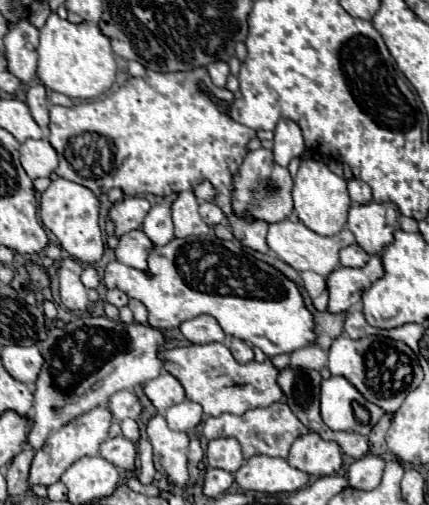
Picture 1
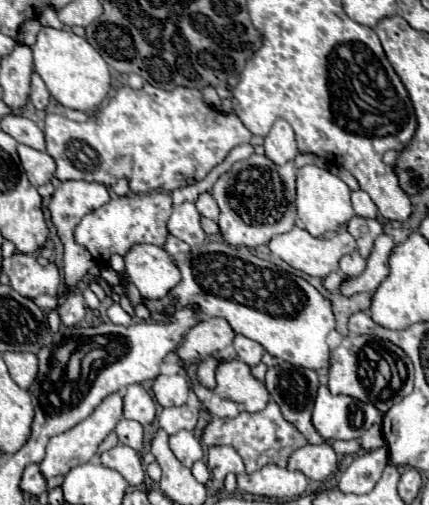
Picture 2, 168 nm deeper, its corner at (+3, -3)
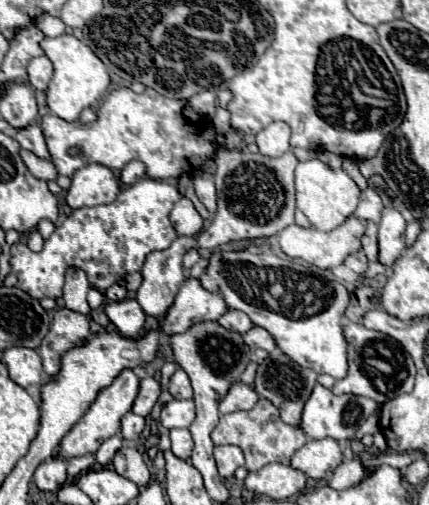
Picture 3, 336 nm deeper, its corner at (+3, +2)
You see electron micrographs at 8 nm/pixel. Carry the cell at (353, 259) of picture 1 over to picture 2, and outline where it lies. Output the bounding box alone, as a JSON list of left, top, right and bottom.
[340,253,366,277]

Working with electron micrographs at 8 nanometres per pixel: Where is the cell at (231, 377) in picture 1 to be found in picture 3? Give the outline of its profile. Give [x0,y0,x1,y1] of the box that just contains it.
[220,382,258,414]

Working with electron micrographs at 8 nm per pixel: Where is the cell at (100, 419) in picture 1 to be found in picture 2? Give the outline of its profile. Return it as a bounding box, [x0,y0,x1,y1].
[40,393,122,479]

